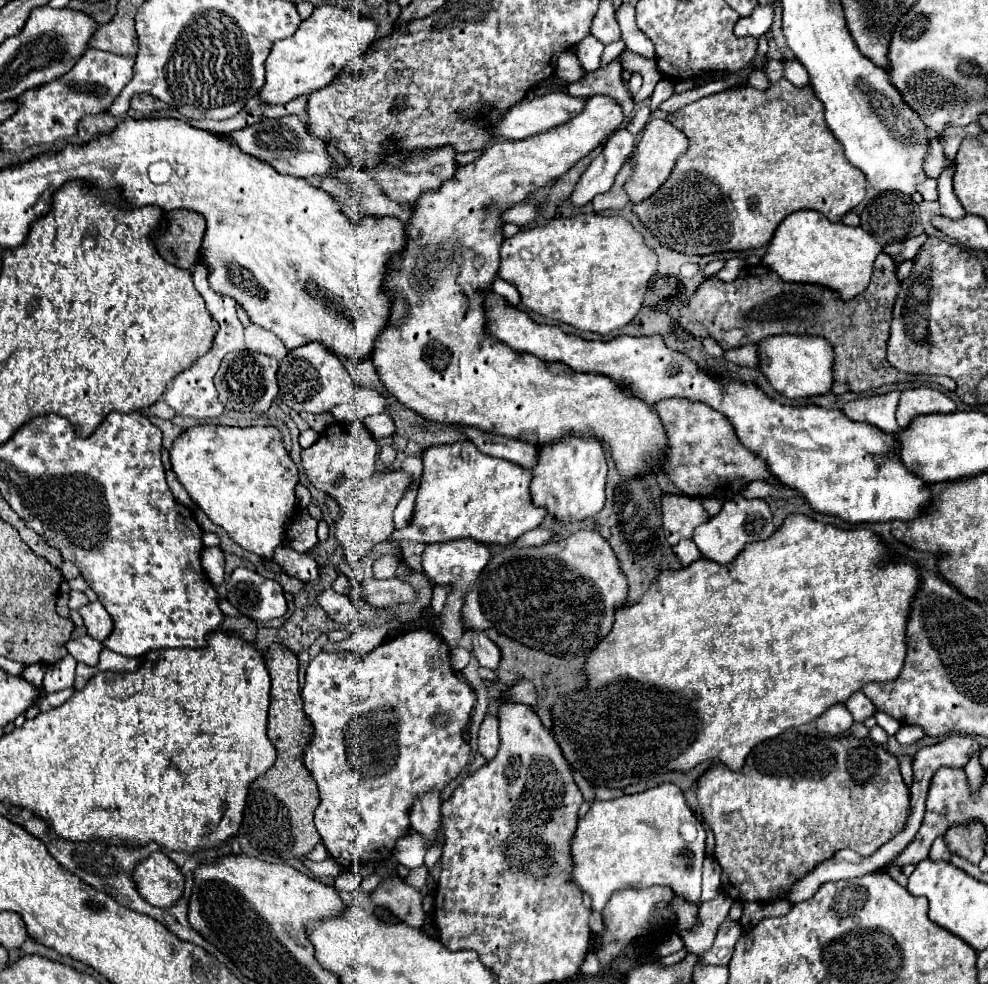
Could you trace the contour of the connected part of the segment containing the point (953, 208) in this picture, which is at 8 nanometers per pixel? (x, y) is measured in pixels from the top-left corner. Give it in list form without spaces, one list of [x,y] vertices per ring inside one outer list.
[[[950,160],[950,166],[938,176],[938,202],[940,212],[948,218],[962,218],[966,212],[962,204],[958,202],[954,190],[952,190],[952,176],[954,176],[954,160]]]

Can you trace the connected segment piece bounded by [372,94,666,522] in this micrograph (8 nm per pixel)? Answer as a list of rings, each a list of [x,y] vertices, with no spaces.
[[[596,94],[596,96],[590,96],[586,100],[586,108],[584,112],[580,112],[578,116],[574,116],[572,120],[568,120],[568,124],[560,124],[560,128],[550,128],[548,132],[538,132],[536,136],[528,136],[524,140],[506,140],[506,142],[492,142],[490,146],[486,146],[480,154],[480,158],[476,158],[474,162],[466,164],[466,166],[458,166],[456,168],[456,174],[446,180],[440,188],[436,190],[428,190],[428,192],[422,192],[420,198],[416,200],[414,208],[412,208],[412,216],[410,220],[406,222],[406,246],[402,252],[398,252],[396,256],[392,256],[390,260],[390,266],[388,266],[388,272],[386,272],[386,278],[384,278],[384,292],[390,296],[390,318],[386,322],[386,328],[380,332],[380,336],[376,338],[374,342],[374,348],[372,348],[372,362],[374,362],[374,368],[384,384],[384,388],[400,402],[404,404],[406,408],[418,412],[420,416],[428,418],[428,420],[438,420],[440,424],[466,424],[466,426],[476,426],[480,430],[486,430],[486,432],[496,432],[496,434],[502,434],[502,436],[510,436],[510,438],[518,438],[518,440],[524,440],[524,442],[530,442],[530,444],[542,444],[538,446],[538,458],[536,458],[536,468],[532,468],[532,484],[530,484],[530,492],[532,492],[532,500],[536,506],[540,508],[546,508],[548,512],[556,514],[562,522],[578,522],[578,520],[584,520],[584,518],[590,518],[594,514],[598,514],[602,508],[604,508],[604,484],[606,484],[606,470],[608,470],[608,462],[606,462],[606,452],[602,448],[600,442],[608,442],[610,448],[612,448],[612,456],[614,456],[614,462],[616,462],[616,468],[622,476],[628,476],[628,474],[636,474],[640,470],[644,470],[646,466],[650,466],[650,462],[658,462],[660,464],[660,456],[664,452],[664,444],[666,444],[666,432],[664,432],[664,426],[660,424],[660,418],[658,414],[654,412],[652,406],[648,406],[646,402],[638,400],[636,396],[628,396],[624,388],[620,388],[616,382],[612,382],[610,378],[606,376],[600,376],[600,374],[580,374],[580,372],[574,372],[570,370],[568,366],[560,364],[560,362],[544,362],[532,354],[522,354],[522,352],[516,352],[512,348],[508,348],[504,342],[492,338],[488,332],[486,332],[486,310],[484,310],[484,302],[486,302],[486,296],[492,292],[492,282],[498,274],[498,268],[500,268],[500,244],[504,240],[504,234],[502,234],[502,226],[504,226],[504,212],[508,208],[512,208],[514,204],[522,202],[524,198],[528,198],[536,188],[540,186],[546,186],[550,184],[552,180],[556,180],[558,176],[566,174],[578,160],[582,160],[584,156],[588,156],[596,146],[600,146],[610,134],[614,134],[620,124],[624,120],[624,114],[622,114],[622,106],[610,98],[610,96],[604,96],[604,94]]]

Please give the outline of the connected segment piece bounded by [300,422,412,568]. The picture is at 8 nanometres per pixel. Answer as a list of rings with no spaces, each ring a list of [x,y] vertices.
[[[334,422],[330,424],[316,440],[316,444],[312,444],[310,448],[300,452],[302,456],[302,468],[306,474],[306,480],[316,486],[318,490],[326,492],[328,496],[334,498],[334,502],[340,508],[340,518],[334,522],[334,536],[338,540],[338,544],[342,546],[344,552],[344,560],[354,568],[360,560],[364,560],[370,550],[388,540],[390,534],[394,532],[394,524],[392,524],[392,512],[396,508],[396,504],[402,500],[402,496],[410,490],[412,486],[412,476],[404,470],[378,470],[376,468],[376,442],[372,438],[372,434],[366,430],[366,426],[362,422]]]

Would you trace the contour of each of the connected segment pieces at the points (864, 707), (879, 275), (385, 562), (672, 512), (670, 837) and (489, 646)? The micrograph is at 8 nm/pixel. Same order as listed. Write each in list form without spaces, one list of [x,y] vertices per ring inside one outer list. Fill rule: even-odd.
[[[860,690],[860,692],[854,692],[854,694],[848,698],[846,706],[848,706],[848,710],[852,712],[852,716],[854,716],[856,722],[862,722],[862,720],[874,716],[874,710],[876,710],[876,708],[870,704],[870,700],[864,696],[862,690]]]
[[[888,254],[876,258],[870,286],[848,302],[842,302],[832,290],[822,286],[784,282],[766,266],[746,266],[734,282],[722,282],[718,278],[704,280],[680,308],[680,316],[672,322],[672,332],[680,340],[686,340],[686,334],[694,338],[712,336],[724,348],[724,334],[730,330],[744,332],[738,346],[760,342],[776,334],[824,336],[834,346],[840,346],[836,350],[836,382],[850,384],[852,392],[864,392],[890,382],[908,380],[906,374],[892,368],[886,360],[892,306],[898,290],[900,280],[896,278],[896,264]]]
[[[380,556],[374,562],[374,578],[392,578],[398,568],[396,556]]]
[[[676,494],[662,496],[662,522],[670,546],[676,546],[680,538],[690,538],[694,528],[704,524],[708,518],[702,500]]]
[[[660,784],[656,788],[650,788],[640,794],[622,796],[616,800],[604,800],[594,802],[592,808],[586,812],[584,818],[580,818],[578,828],[574,832],[570,854],[572,854],[572,874],[570,880],[592,898],[592,910],[602,912],[610,894],[622,888],[650,888],[656,884],[670,886],[680,898],[688,902],[702,904],[700,892],[702,892],[702,862],[704,862],[704,842],[706,842],[706,830],[702,820],[696,812],[692,812],[682,796],[682,790],[676,784]],[[684,824],[696,826],[696,838],[692,842],[684,842],[684,836],[680,834],[680,828]]]
[[[476,632],[474,634],[472,646],[474,646],[474,654],[476,654],[480,666],[496,670],[496,666],[500,662],[500,650],[484,632]]]

